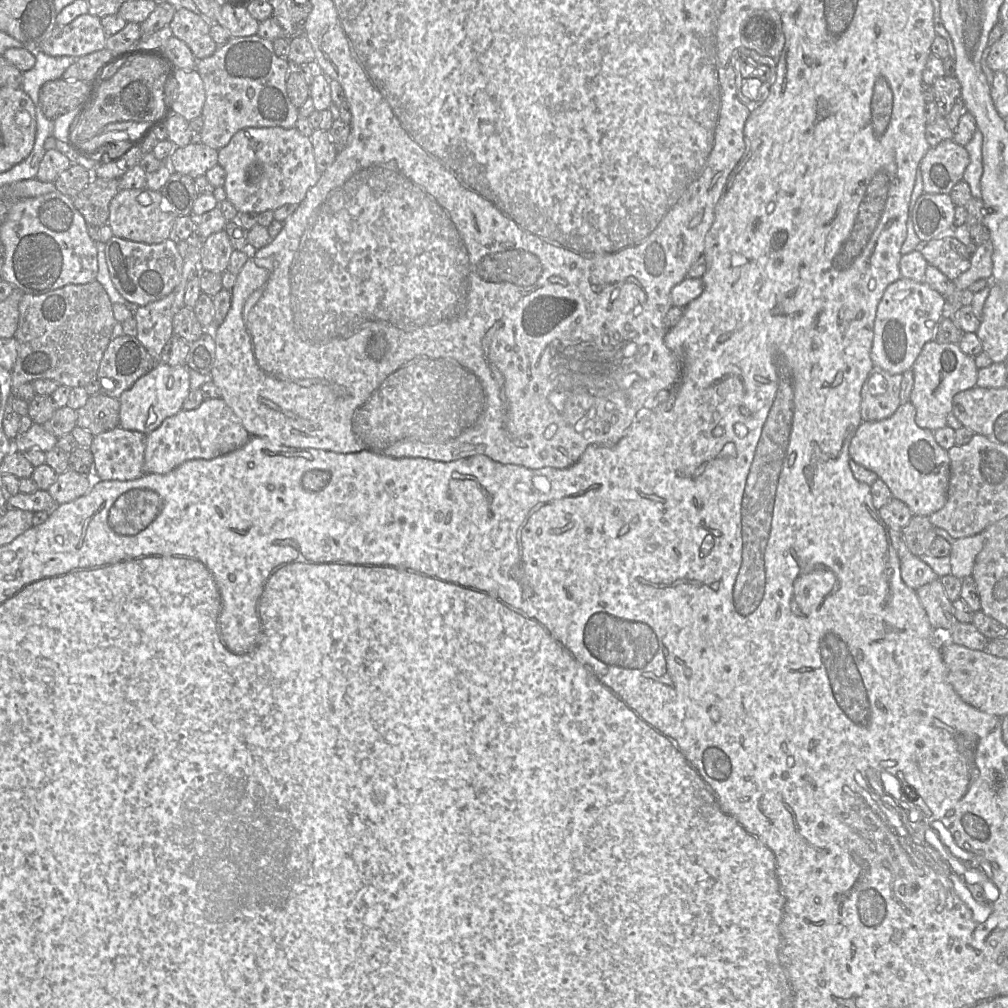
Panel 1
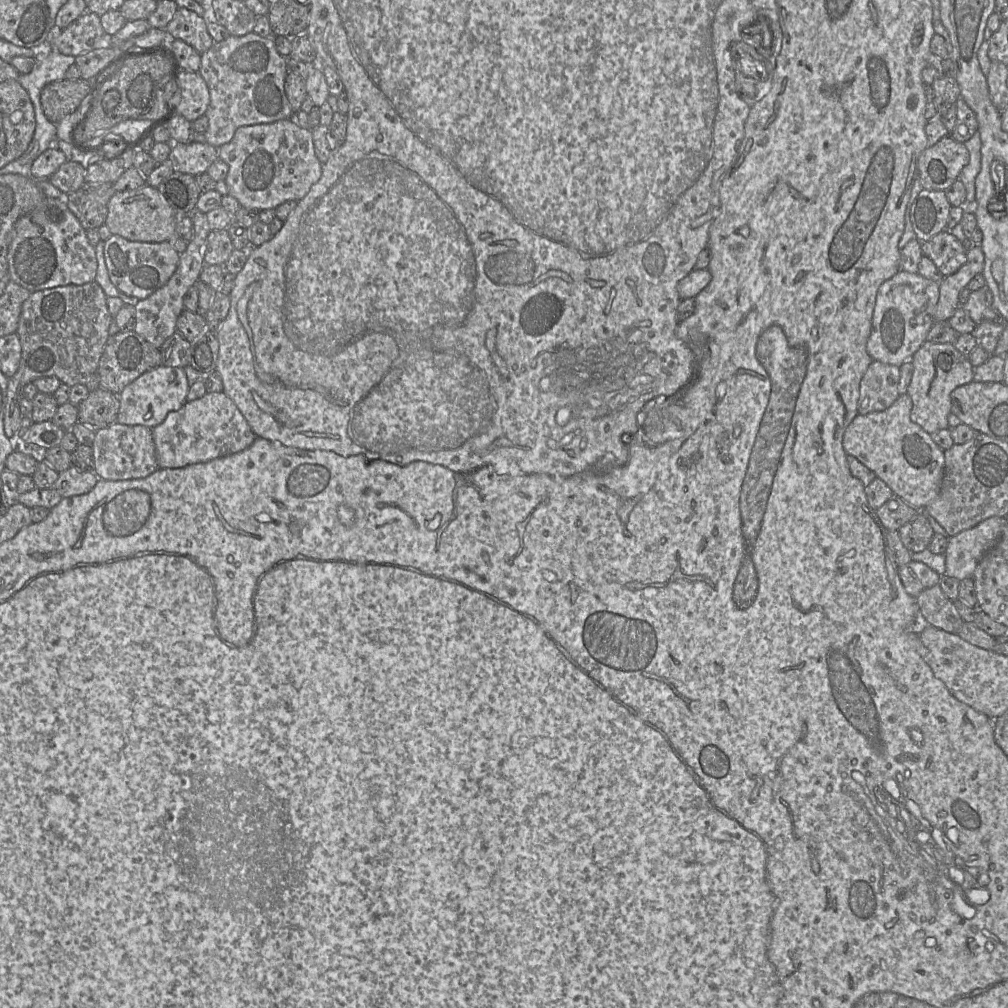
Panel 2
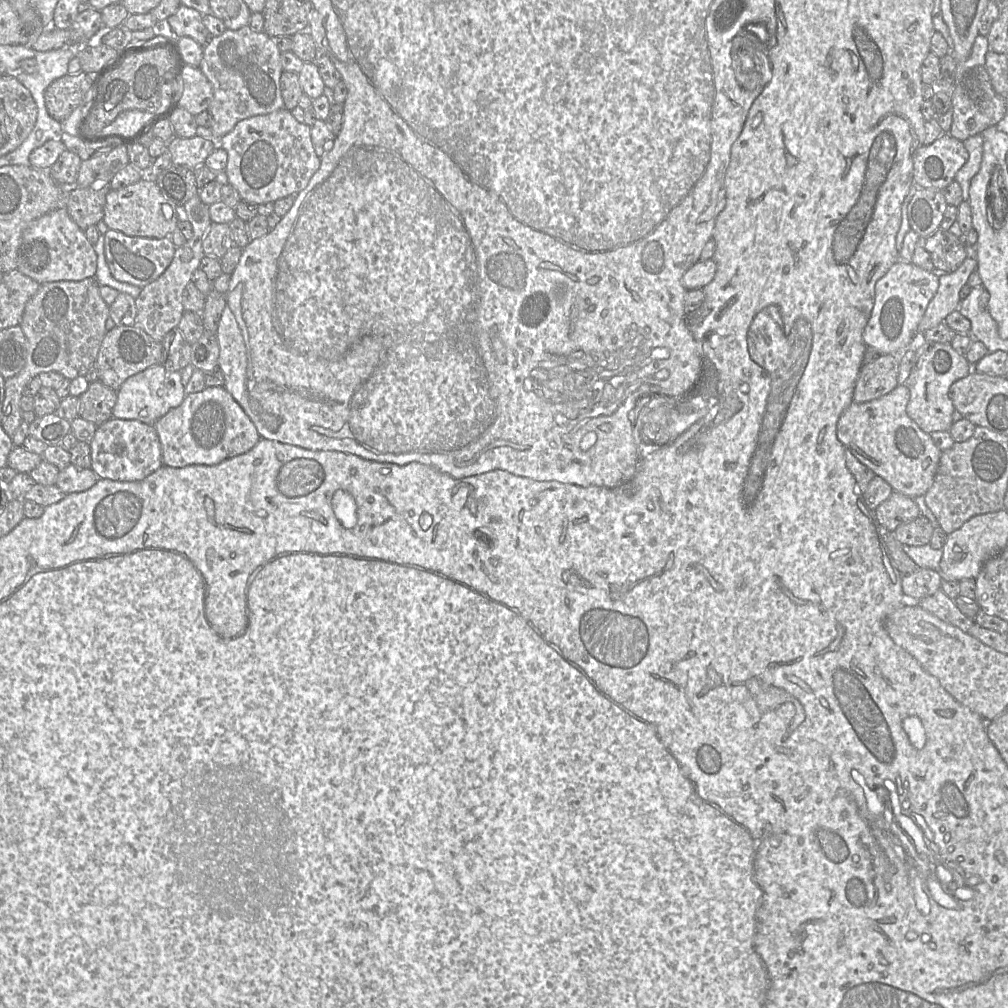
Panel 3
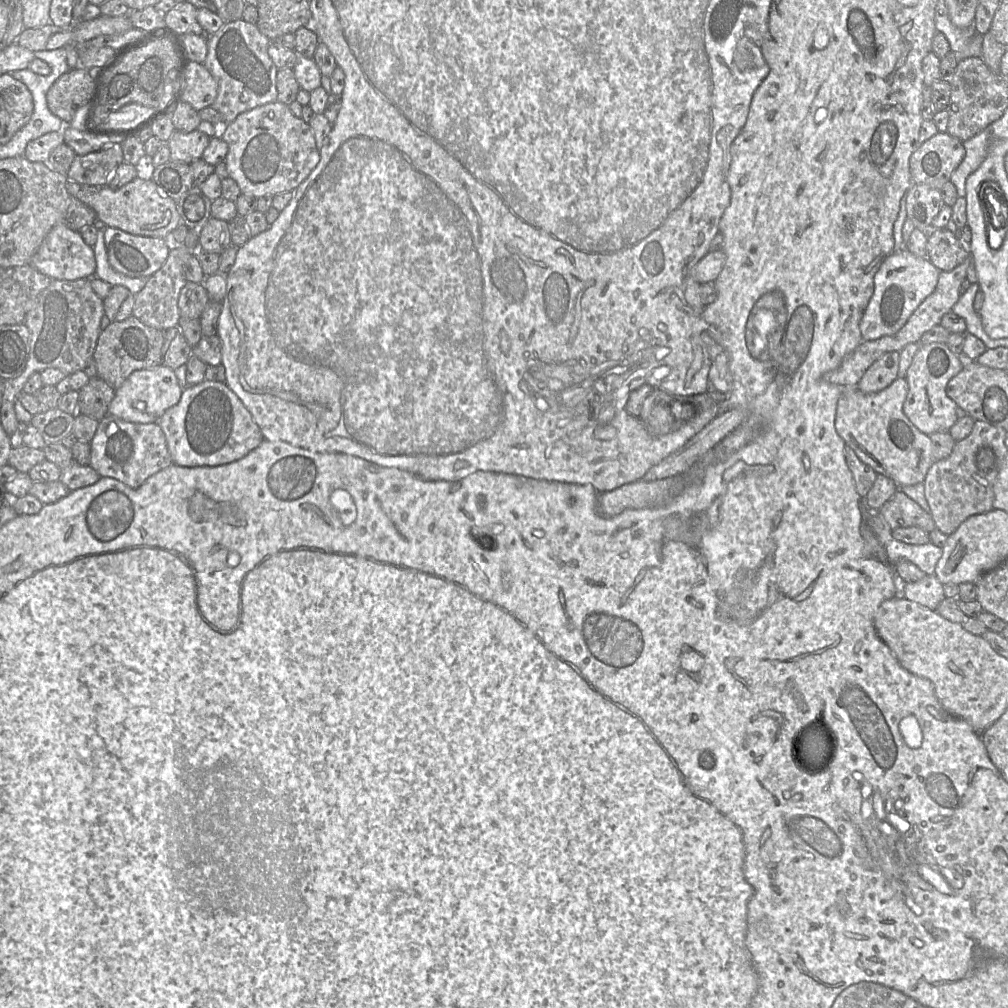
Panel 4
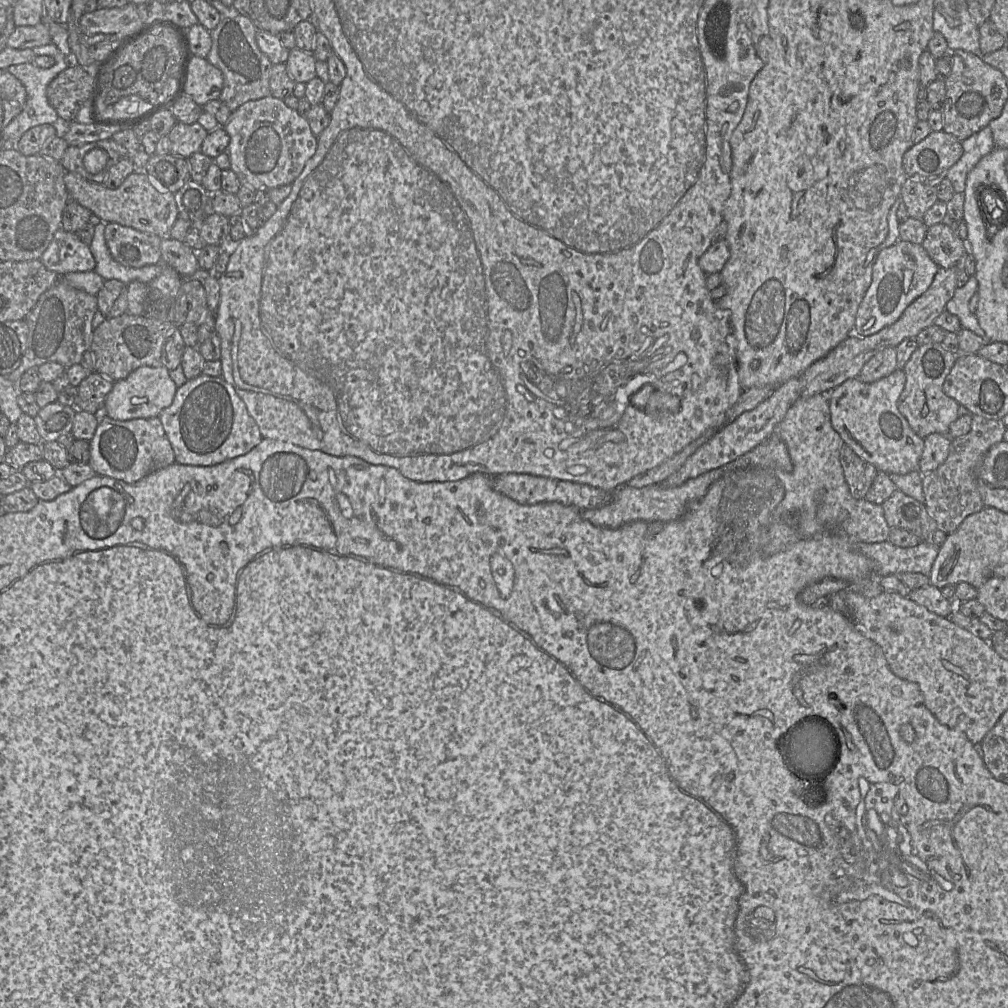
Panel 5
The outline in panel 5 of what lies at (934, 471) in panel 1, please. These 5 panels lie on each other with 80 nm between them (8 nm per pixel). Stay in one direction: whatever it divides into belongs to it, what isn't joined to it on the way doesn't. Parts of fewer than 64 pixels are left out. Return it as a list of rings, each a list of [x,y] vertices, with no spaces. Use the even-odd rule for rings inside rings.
[[[896,369],[872,383],[848,379],[828,393],[833,429],[859,457],[886,474],[918,471],[924,448],[924,439],[912,430],[897,407],[905,381],[904,370]]]

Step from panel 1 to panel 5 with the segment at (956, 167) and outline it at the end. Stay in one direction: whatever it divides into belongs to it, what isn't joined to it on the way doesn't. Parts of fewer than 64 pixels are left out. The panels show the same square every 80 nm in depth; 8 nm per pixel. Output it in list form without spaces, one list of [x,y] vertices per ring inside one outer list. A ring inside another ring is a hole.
[[[944,130],[931,131],[926,138],[914,144],[905,152],[903,168],[909,178],[920,180],[932,187],[937,187],[947,178],[949,169],[961,158],[962,154],[962,143],[953,135]]]

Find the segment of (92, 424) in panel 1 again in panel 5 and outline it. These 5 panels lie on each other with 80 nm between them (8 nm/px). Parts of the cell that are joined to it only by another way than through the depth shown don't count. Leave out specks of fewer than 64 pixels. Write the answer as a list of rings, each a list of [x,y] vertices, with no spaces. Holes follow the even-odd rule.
[[[96,371],[90,372],[77,386],[78,395],[75,399],[75,408],[99,416],[113,383],[114,381]]]

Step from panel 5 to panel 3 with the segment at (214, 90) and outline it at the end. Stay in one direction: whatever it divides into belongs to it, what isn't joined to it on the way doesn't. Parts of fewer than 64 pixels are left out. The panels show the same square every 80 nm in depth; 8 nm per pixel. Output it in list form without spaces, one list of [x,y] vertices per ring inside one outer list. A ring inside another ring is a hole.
[[[187,66],[182,73],[184,92],[180,107],[197,116],[206,111],[213,99],[213,87],[199,67]]]

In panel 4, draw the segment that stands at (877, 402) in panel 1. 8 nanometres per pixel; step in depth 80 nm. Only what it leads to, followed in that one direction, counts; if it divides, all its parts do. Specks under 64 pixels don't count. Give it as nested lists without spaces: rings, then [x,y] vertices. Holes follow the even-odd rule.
[[[887,352],[875,360],[855,386],[863,393],[876,393],[898,378],[899,353]]]

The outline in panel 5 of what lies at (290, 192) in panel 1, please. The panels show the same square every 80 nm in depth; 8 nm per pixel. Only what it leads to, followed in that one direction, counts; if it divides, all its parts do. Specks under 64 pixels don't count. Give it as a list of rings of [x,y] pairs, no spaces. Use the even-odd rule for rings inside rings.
[[[273,96],[241,105],[232,113],[224,129],[230,137],[230,169],[235,172],[241,185],[251,186],[255,190],[292,185],[317,149],[317,137],[308,120]]]

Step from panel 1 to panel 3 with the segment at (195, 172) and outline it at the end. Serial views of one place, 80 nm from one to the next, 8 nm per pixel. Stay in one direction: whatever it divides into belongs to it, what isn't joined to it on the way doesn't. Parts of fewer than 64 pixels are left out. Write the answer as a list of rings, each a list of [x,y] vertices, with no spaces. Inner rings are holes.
[[[198,135],[192,138],[173,137],[167,144],[172,163],[190,169],[205,164],[207,157],[217,148],[216,140],[205,139]]]

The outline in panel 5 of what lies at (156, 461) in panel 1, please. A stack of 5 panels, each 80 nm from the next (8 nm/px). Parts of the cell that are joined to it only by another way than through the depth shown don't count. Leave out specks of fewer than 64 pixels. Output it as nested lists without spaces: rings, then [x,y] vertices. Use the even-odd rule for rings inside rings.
[[[200,374],[178,387],[171,405],[159,414],[165,433],[175,455],[175,462],[185,465],[212,466],[241,456],[257,446],[263,439],[255,420],[235,389],[223,377]]]

